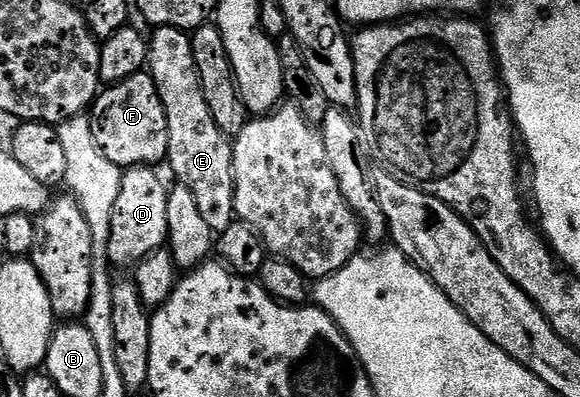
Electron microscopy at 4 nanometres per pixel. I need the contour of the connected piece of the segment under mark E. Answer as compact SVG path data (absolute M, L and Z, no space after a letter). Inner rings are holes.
M156 28L151 33L148 41L148 63L146 70L154 78L154 86L158 86L158 94L162 98L162 106L166 110L166 122L168 123L168 158L166 161L167 167L172 167L172 172L177 177L179 183L188 187L190 194L194 194L194 199L198 201L198 211L201 212L203 220L209 224L210 230L214 234L222 233L226 230L226 226L230 226L233 220L236 219L236 211L234 210L234 166L232 165L232 146L233 141L222 130L218 130L218 122L214 122L214 114L210 114L210 106L206 106L206 98L202 94L202 86L198 78L198 66L194 62L194 50L192 49L191 35L183 28Z

